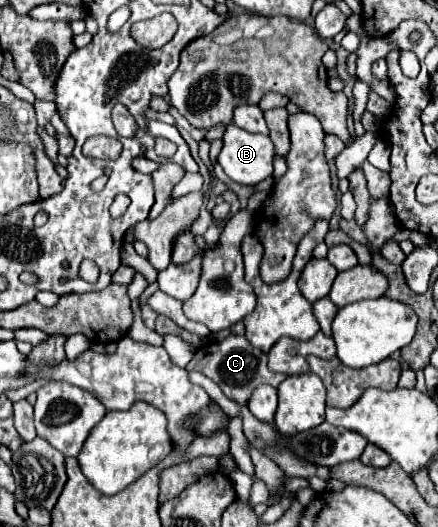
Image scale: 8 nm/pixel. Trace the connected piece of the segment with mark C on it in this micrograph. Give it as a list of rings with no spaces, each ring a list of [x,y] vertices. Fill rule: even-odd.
[[[230,335],[220,343],[208,343],[206,347],[196,349],[196,353],[186,369],[204,373],[224,391],[224,395],[228,399],[238,401],[238,403],[248,403],[250,395],[254,393],[254,389],[260,383],[268,383],[272,387],[278,387],[286,379],[286,375],[270,371],[268,369],[268,355],[264,351],[258,351],[256,347],[252,347],[250,341],[246,337],[240,337],[240,335]]]

